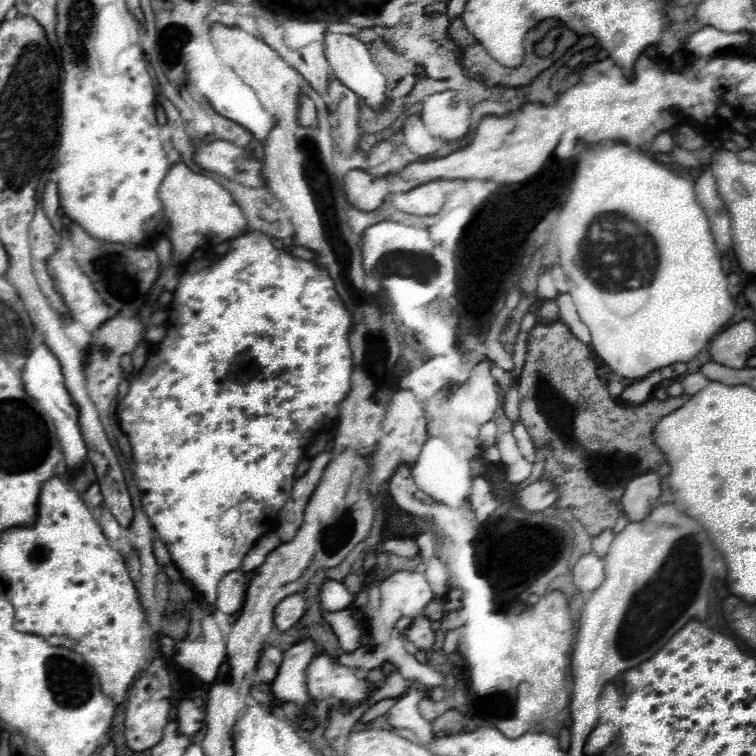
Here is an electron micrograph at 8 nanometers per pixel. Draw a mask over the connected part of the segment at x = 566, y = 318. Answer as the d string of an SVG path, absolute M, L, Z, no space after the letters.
M559 294L559 296L557 296L557 304L559 304L559 320L561 320L581 342L589 342L589 340L591 340L589 330L587 330L587 326L579 320L571 296L569 296L569 294Z

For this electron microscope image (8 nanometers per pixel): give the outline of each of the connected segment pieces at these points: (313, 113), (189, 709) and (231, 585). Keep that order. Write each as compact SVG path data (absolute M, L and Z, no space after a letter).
M309 94L299 96L299 124L305 128L317 128L317 108Z
M181 698L177 706L177 722L179 722L179 734L193 736L201 724L203 724L205 712L195 706L191 698Z
M235 570L223 576L217 588L217 610L223 614L235 614L241 610L245 600L245 576Z

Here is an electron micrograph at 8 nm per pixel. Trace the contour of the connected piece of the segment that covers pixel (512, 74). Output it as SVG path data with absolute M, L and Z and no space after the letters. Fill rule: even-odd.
M455 18L453 22L451 22L451 26L449 26L449 36L451 36L451 40L457 44L457 48L461 50L461 66L463 66L463 72L469 76L469 78L477 78L477 80L481 80L481 82L485 82L487 86L527 86L533 78L537 78L543 70L547 70L557 58L561 58L575 42L577 42L577 34L575 32L571 32L565 24L561 24L559 20L543 20L541 24L537 24L535 28L531 28L529 32L527 32L527 36L525 36L525 60L523 60L523 64L519 66L519 68L505 68L505 66L501 66L499 62L495 62L491 56L489 56L489 52L465 30L465 26L463 26L463 22L461 22L461 18ZM551 28L559 28L561 30L561 38L559 38L559 42L557 42L557 50L549 56L549 58L541 58L541 56L537 56L535 54L535 44L551 30Z

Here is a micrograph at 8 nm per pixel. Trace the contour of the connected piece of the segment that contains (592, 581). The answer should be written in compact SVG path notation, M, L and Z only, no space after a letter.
M585 554L573 568L573 584L579 592L593 592L605 578L603 558L597 554Z

